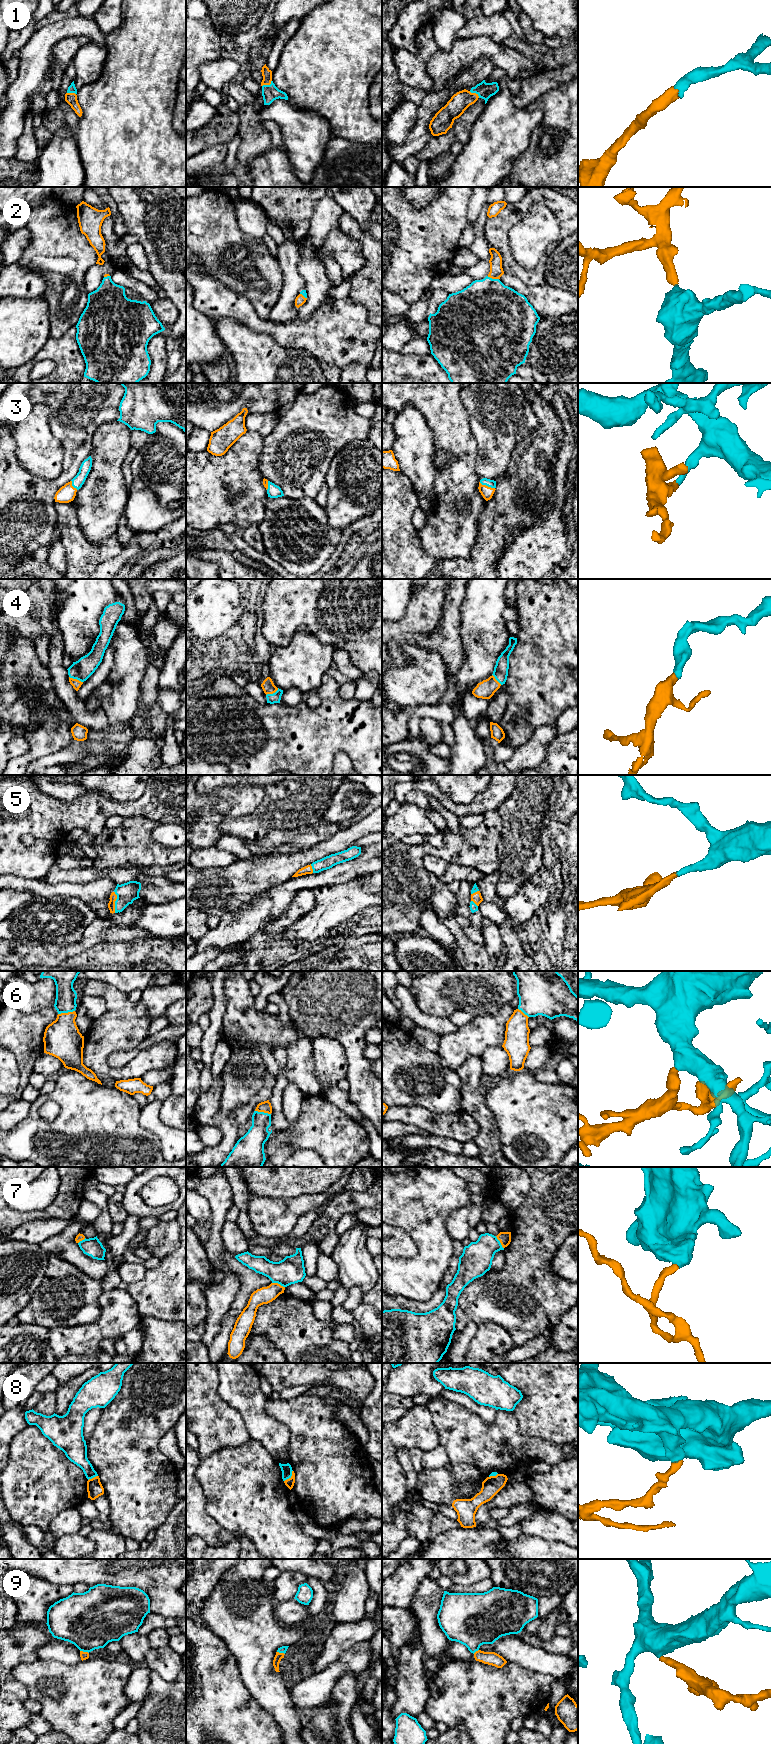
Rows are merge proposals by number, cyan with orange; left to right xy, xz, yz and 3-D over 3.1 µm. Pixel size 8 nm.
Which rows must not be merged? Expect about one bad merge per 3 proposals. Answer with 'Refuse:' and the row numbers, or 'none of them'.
Refuse: 7, 8

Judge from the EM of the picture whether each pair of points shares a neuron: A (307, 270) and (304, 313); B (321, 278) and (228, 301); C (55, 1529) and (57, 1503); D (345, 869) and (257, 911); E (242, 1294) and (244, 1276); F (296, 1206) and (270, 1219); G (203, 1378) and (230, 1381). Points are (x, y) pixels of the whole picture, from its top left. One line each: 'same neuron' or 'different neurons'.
A: same neuron
B: different neurons
C: different neurons
D: same neuron
E: same neuron
F: same neuron
G: different neurons

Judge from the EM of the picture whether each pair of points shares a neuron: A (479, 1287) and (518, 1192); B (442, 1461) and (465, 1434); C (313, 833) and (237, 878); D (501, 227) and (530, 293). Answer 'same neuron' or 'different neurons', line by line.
A: different neurons
B: different neurons
C: different neurons
D: different neurons

